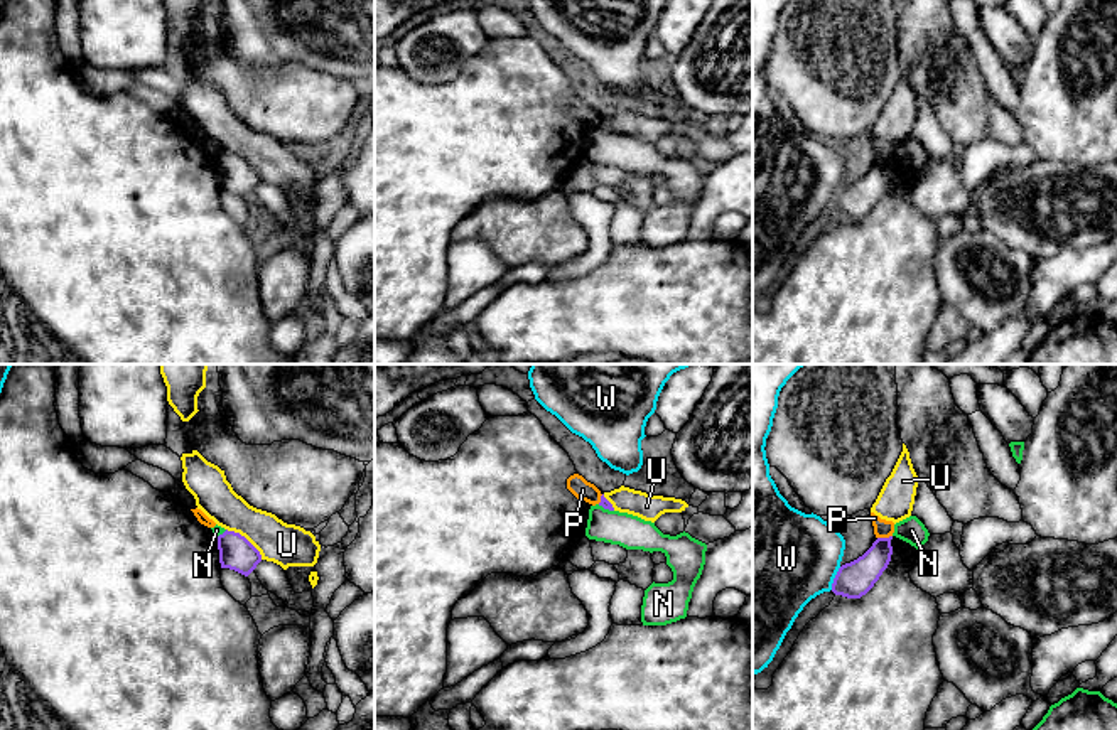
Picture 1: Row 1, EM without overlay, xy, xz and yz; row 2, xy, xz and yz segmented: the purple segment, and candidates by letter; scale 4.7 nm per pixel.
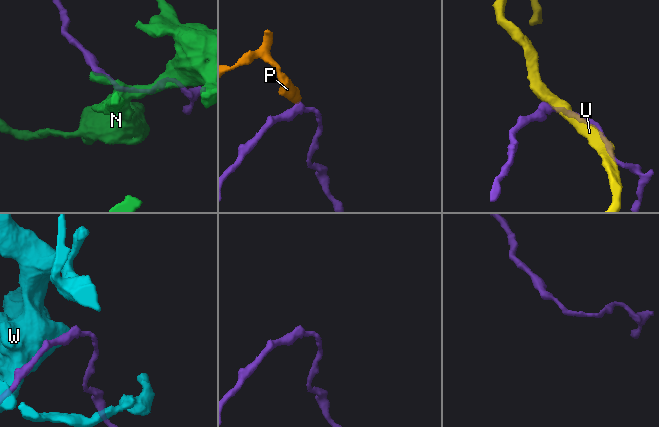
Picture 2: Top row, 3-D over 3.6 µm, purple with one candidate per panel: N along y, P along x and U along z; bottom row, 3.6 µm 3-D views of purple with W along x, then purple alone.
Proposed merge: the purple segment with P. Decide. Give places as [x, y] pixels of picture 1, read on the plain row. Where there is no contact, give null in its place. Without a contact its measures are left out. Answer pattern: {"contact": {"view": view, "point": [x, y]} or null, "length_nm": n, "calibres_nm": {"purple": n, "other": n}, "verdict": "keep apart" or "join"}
{"contact": {"view": "yz", "point": [884, 161]}, "length_nm": 70, "calibres_nm": {"purple": 170, "other": 90}, "verdict": "keep apart"}

